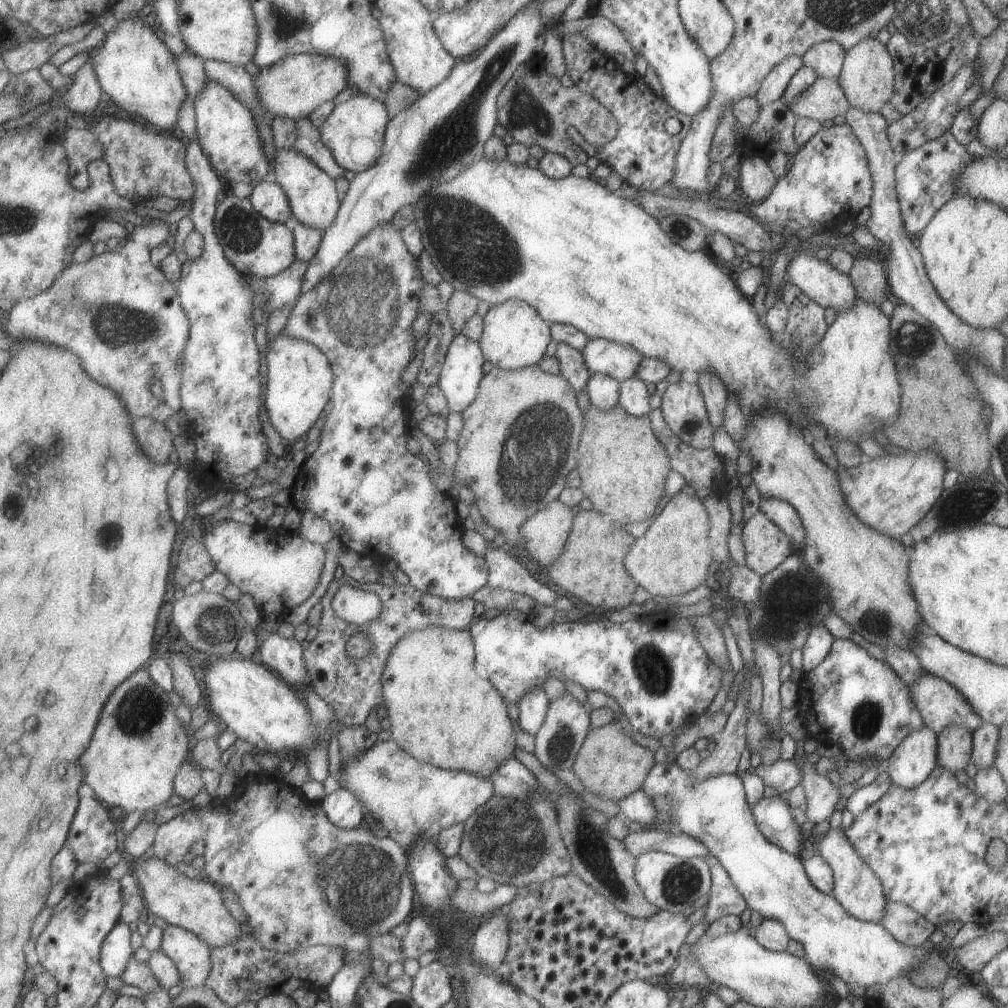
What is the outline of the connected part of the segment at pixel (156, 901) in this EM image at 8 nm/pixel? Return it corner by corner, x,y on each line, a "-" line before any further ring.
157,856
131,859
131,869
139,878
140,885
149,909
167,923
194,932
213,948
229,946
243,936
240,922
229,912
223,898
226,894
213,881
189,878
176,866

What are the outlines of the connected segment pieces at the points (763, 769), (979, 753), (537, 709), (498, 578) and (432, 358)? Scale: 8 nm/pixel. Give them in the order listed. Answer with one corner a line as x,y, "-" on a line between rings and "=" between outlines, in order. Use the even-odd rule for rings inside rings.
777,759
773,764
759,765
754,767
755,773
765,785
774,788
778,794
791,790
796,784
800,784
802,779
799,766
793,762
793,759
=
989,723
981,724
972,732
971,762
977,769
994,766
998,736
998,726
=
543,688
529,690
529,694
525,694
525,698
517,705
520,711
518,724
521,731
537,736
547,720
551,705
552,701
=
489,544
486,560
489,562
489,586
501,590
511,590
530,596
537,603
554,606
559,600
559,592
539,582
527,568
523,568
508,549
493,548
=
443,308
434,312
433,322
427,334
428,343
423,349
422,367
418,374
418,383
422,386
429,388
440,384
447,353
456,335
448,309

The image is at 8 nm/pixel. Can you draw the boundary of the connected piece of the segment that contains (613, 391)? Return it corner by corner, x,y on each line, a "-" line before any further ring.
590,374
587,380
586,393
591,405
601,410
611,410
618,405
620,383
609,375

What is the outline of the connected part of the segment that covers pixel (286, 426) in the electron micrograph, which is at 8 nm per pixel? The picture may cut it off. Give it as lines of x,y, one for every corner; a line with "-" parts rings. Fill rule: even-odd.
279,334
268,340
266,408
273,428
284,443
294,443
313,428
327,402
331,401
336,375
332,361
319,346
309,340

